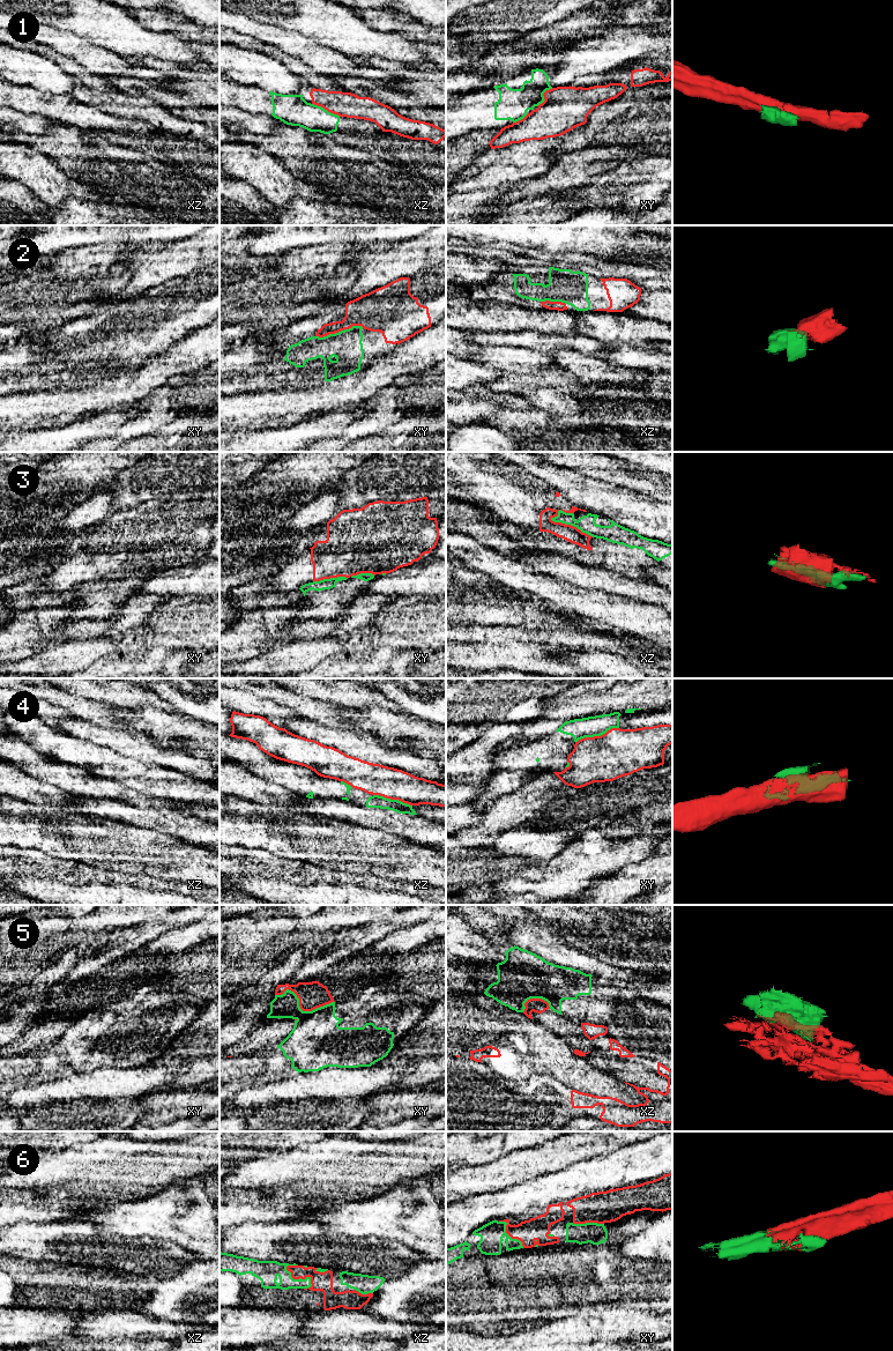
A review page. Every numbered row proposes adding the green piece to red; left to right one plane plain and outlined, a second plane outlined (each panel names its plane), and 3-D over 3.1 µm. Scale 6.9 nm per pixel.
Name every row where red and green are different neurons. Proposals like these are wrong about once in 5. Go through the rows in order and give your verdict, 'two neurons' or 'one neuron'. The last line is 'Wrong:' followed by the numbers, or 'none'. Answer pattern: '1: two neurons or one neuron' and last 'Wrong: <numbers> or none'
1: two neurons
2: one neuron
3: two neurons
4: two neurons
5: two neurons
6: one neuron
Wrong: 1, 3, 4, 5

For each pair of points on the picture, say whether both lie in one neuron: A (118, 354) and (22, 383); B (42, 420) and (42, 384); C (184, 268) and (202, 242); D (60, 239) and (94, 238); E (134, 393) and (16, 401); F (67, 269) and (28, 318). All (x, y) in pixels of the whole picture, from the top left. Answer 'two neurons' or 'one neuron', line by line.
A: one neuron
B: two neurons
C: one neuron
D: one neuron
E: one neuron
F: two neurons

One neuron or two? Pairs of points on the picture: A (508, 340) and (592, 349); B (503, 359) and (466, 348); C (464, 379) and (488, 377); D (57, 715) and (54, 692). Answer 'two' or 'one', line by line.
A: one
B: two
C: one
D: two

